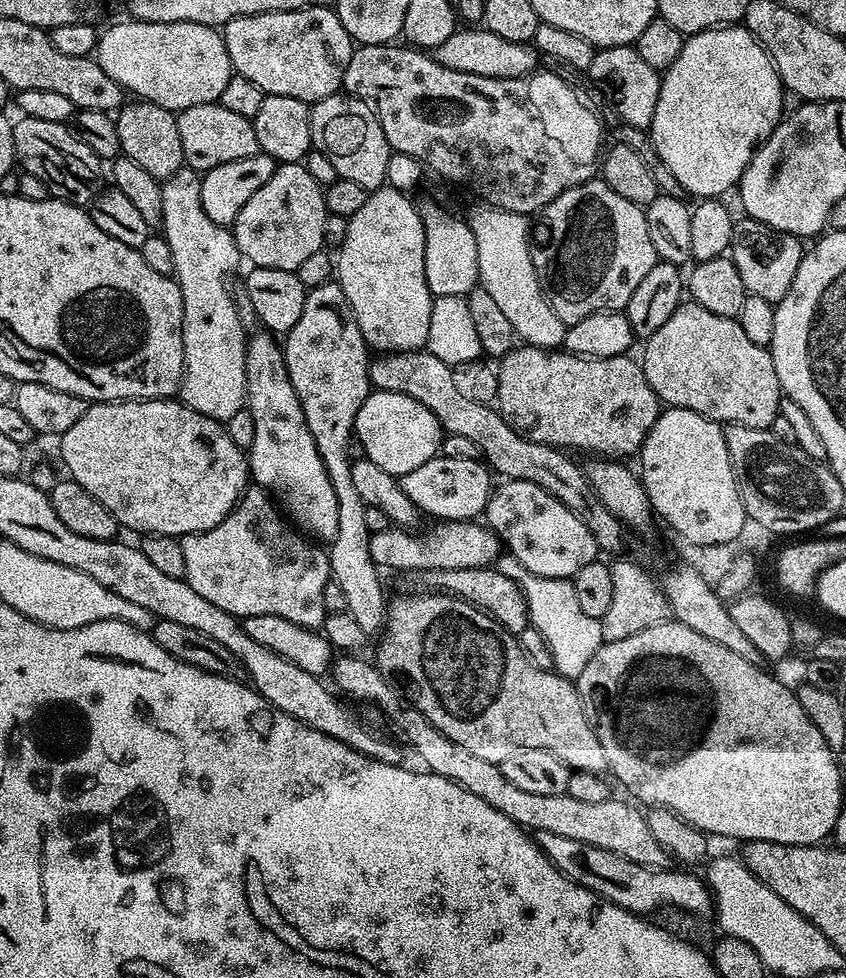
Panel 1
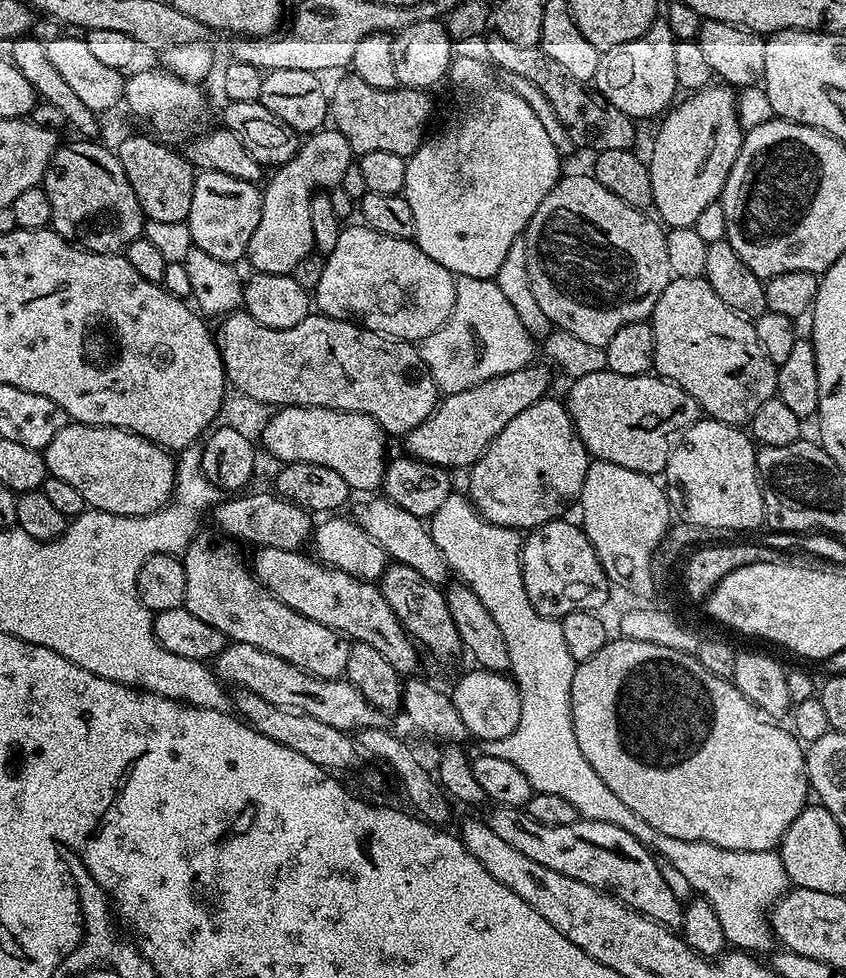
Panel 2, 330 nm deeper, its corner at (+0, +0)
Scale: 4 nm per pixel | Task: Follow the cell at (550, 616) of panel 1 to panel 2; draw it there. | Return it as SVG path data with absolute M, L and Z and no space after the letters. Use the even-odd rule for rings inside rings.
M453 494L446 498L446 502L442 502L442 506L438 506L438 510L430 518L430 531L438 549L445 555L449 569L455 575L457 572L462 583L474 594L478 594L478 598L482 598L482 606L486 606L486 610L490 610L490 615L494 617L494 622L498 622L498 630L502 630L502 638L506 638L506 650L510 650L510 676L520 691L521 717L518 726L512 734L500 741L483 742L483 755L514 762L514 766L518 766L518 770L526 774L526 782L530 782L533 792L558 794L561 798L566 798L566 802L573 804L577 817L594 822L610 822L622 826L622 830L632 832L634 838L643 840L656 856L666 858L670 866L678 869L686 877L686 882L690 882L693 893L699 894L710 902L710 906L714 906L714 914L718 914L718 922L722 922L722 934L726 934L733 949L749 954L771 953L774 937L770 909L790 888L779 851L726 850L706 842L686 842L682 838L670 838L670 834L662 834L654 830L654 826L642 822L642 818L638 818L638 814L634 814L626 806L626 802L622 802L622 798L618 798L618 794L614 794L614 790L610 790L610 786L606 786L606 782L602 782L602 778L594 774L594 766L586 762L586 757L578 747L578 738L574 738L570 686L577 663L574 658L570 658L570 649L566 646L559 619L538 614L526 594L520 569L521 533L517 529L503 528L482 519L480 513L473 508L471 500L464 494Z

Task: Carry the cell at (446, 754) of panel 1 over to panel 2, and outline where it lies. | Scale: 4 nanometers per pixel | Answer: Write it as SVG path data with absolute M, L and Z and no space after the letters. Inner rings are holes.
M227 643L222 654L216 656L214 671L216 679L225 685L252 690L259 697L266 698L266 702L274 702L274 706L286 706L290 710L310 714L310 718L318 718L318 722L326 722L326 726L334 726L349 734L361 728L383 728L386 724L385 713L366 702L362 692L348 679L323 680L312 676L266 650L258 650L258 646Z

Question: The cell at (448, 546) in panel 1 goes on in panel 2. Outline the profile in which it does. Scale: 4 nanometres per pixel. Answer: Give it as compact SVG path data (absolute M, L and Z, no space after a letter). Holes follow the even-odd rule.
M272 490L266 493L248 492L221 499L210 513L210 520L216 523L215 531L236 542L245 540L248 544L256 544L257 549L277 548L291 552L303 549L303 544L307 540L309 543L314 536L313 517L307 508L300 508L283 495L275 494Z

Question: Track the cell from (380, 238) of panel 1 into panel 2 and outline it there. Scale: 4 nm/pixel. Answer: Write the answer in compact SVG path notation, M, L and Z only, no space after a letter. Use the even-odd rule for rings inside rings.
M356 222L341 227L334 250L324 256L322 282L316 287L314 304L335 320L353 321L394 340L419 342L450 318L456 279L412 240L378 234L378 230Z

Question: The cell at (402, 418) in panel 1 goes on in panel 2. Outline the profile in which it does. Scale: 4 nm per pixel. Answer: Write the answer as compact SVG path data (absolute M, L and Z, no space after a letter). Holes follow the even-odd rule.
M284 406L273 411L262 435L263 447L285 465L317 464L330 466L346 478L349 489L375 493L384 483L389 441L380 423L361 412L343 412L333 408Z

